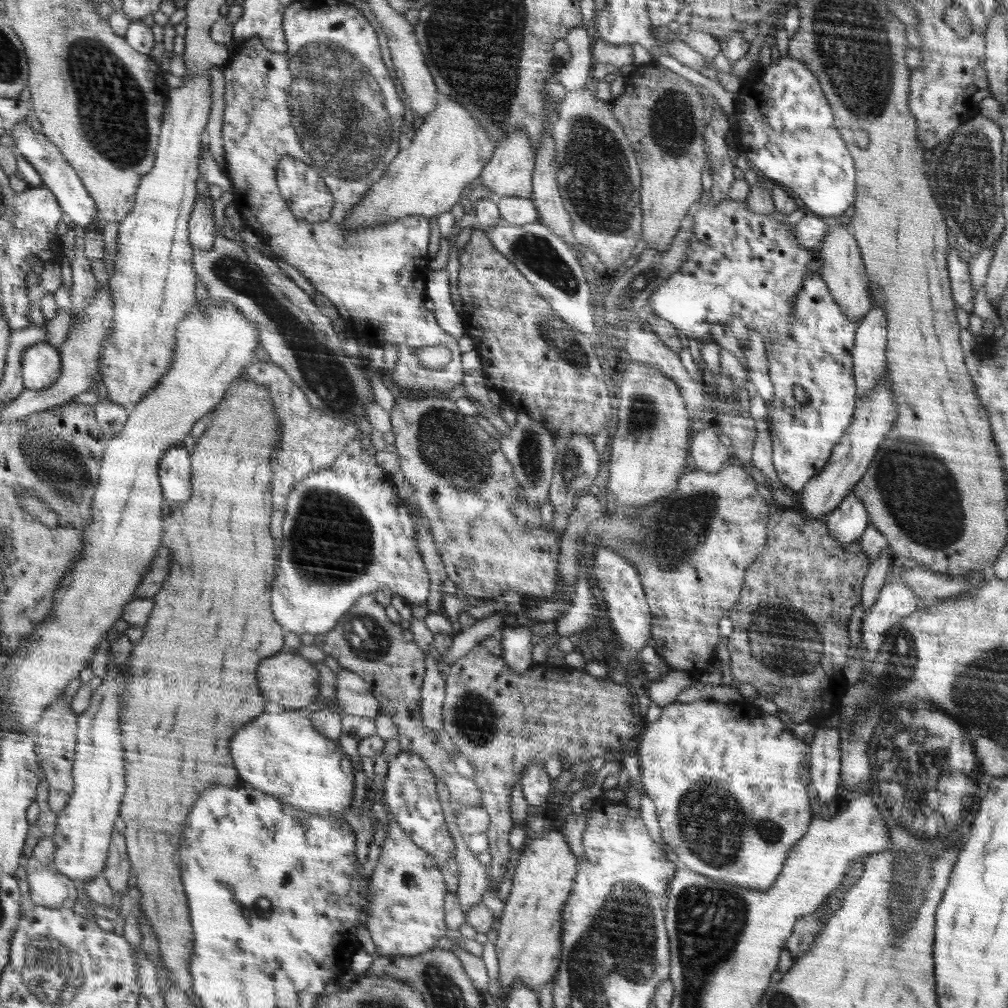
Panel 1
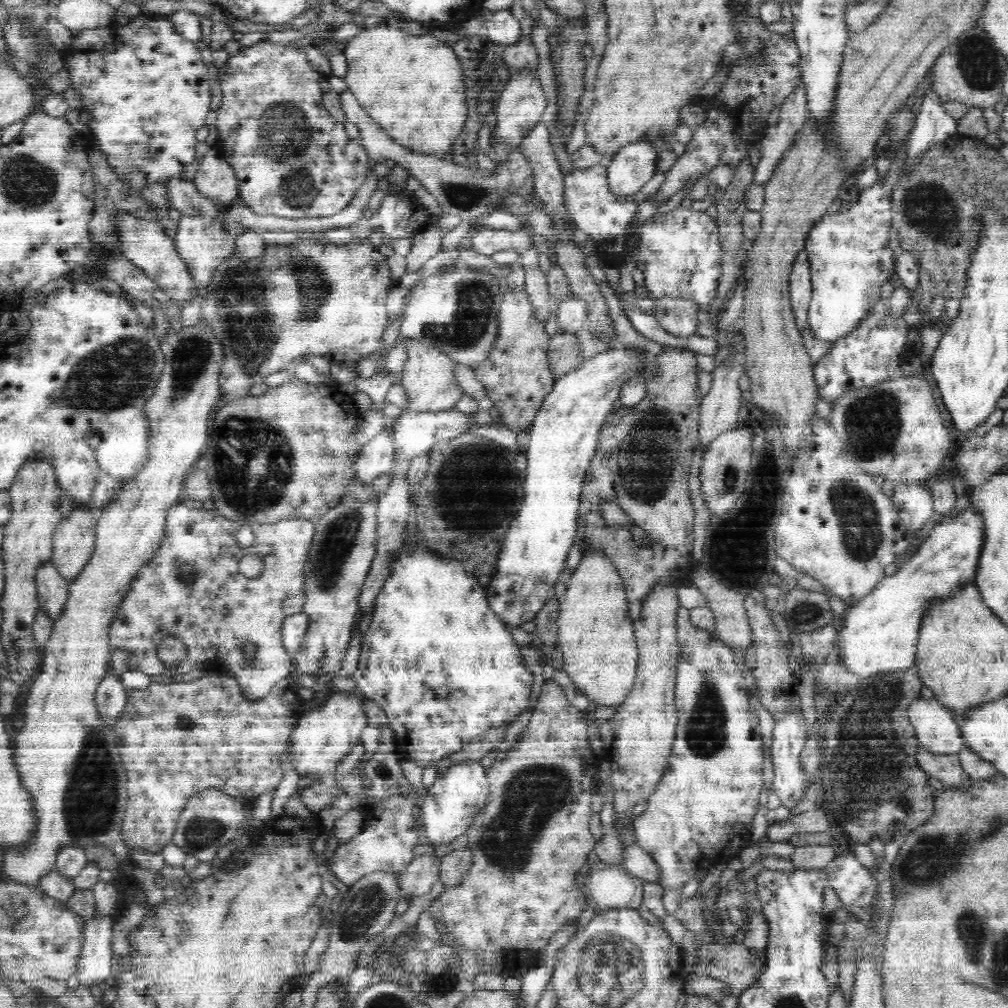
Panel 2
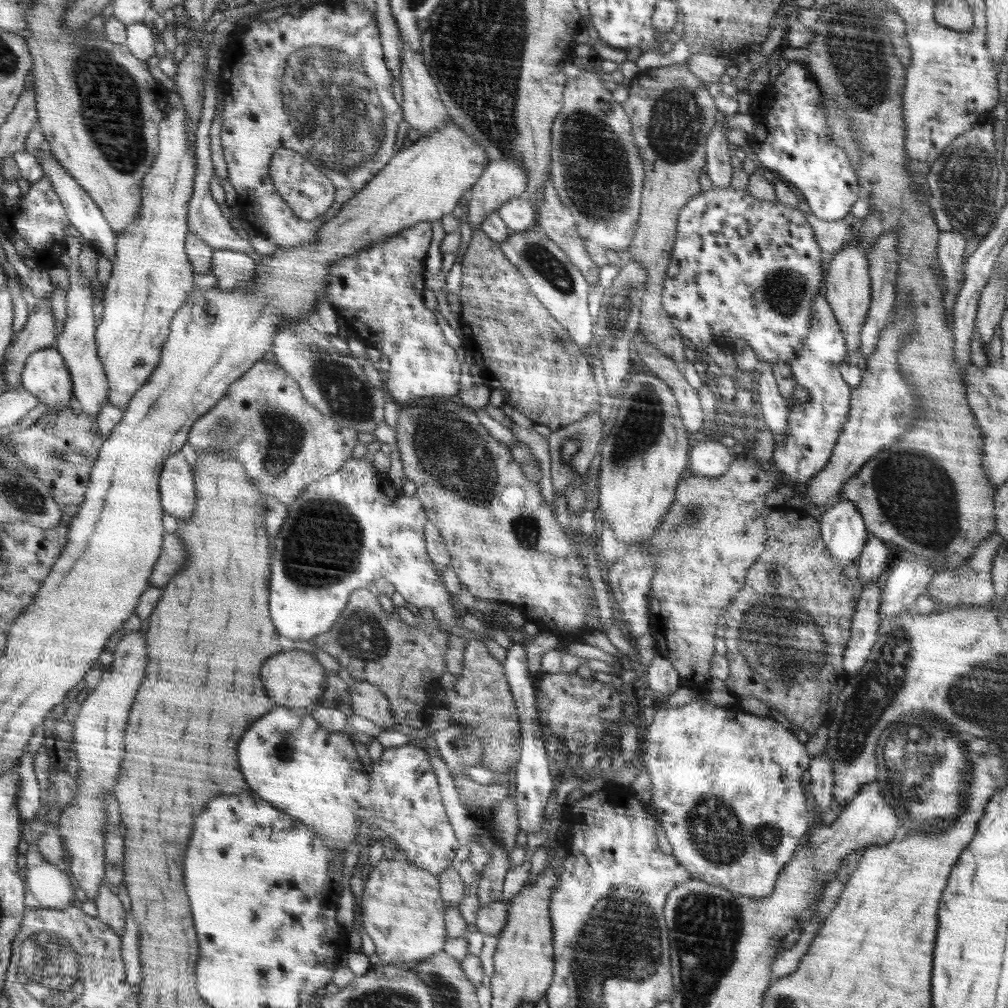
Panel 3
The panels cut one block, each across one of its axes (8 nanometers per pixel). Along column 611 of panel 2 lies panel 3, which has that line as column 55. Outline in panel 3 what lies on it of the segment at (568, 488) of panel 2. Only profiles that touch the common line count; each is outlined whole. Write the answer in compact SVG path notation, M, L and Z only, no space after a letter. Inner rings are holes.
M52 346L34 352L28 361L23 373L23 386L38 396L42 404L54 407L53 411L62 412L70 408L75 382L65 356Z

